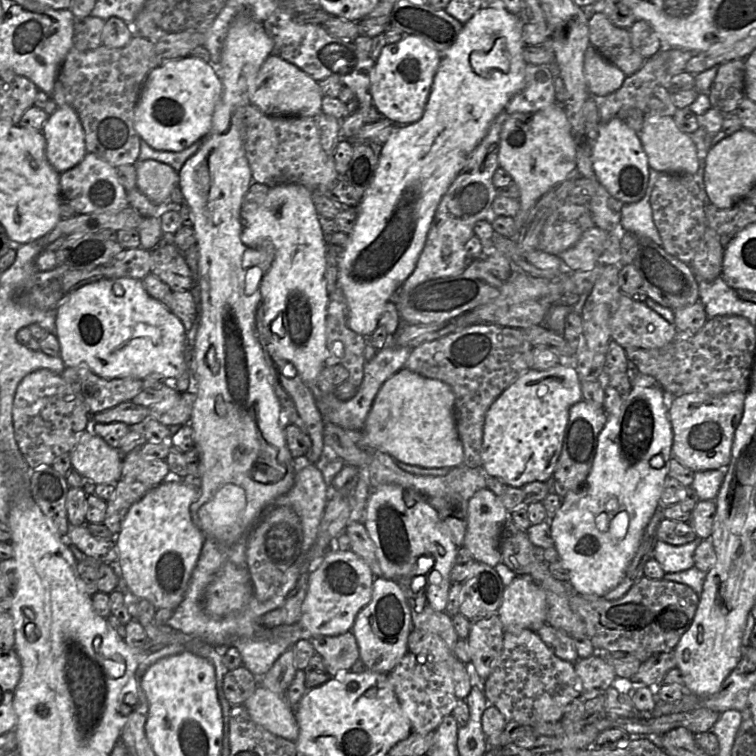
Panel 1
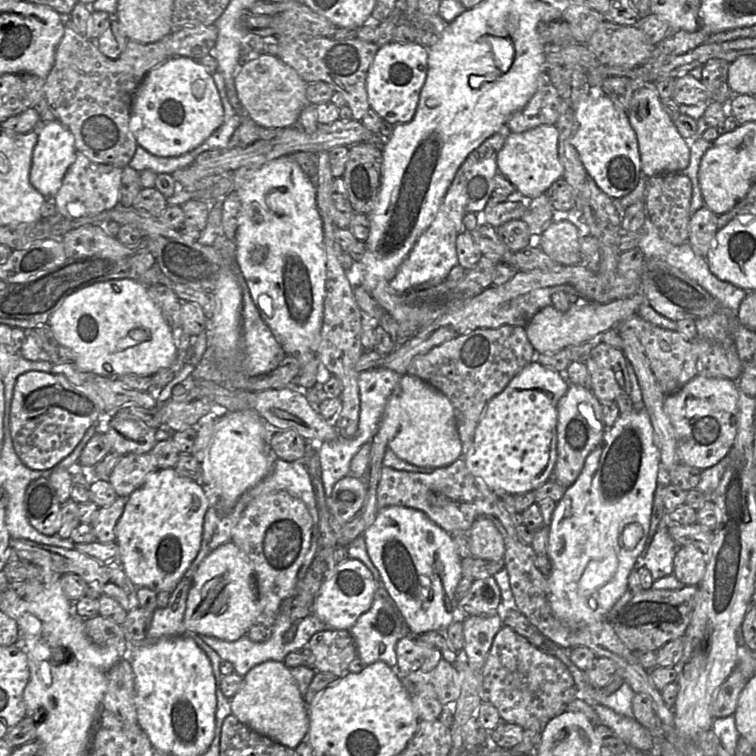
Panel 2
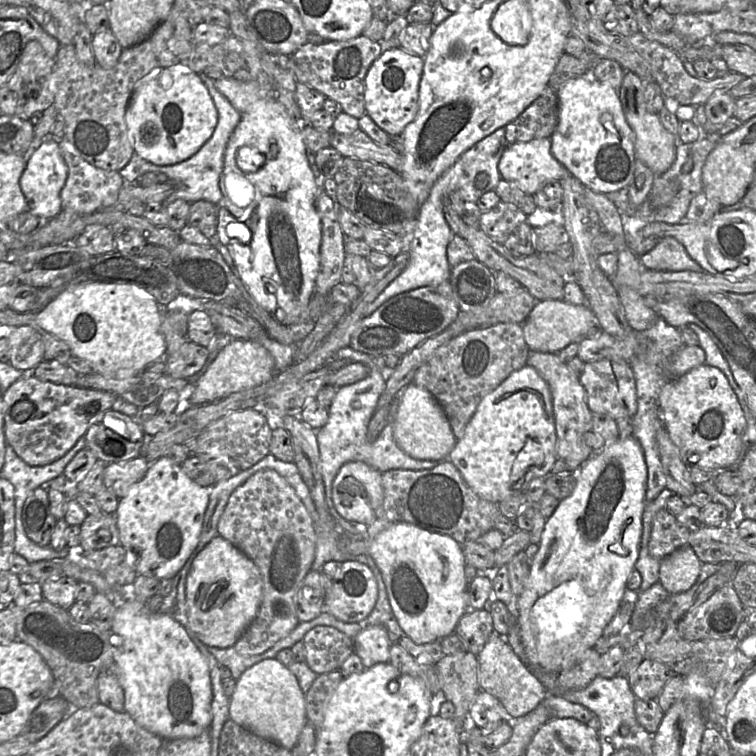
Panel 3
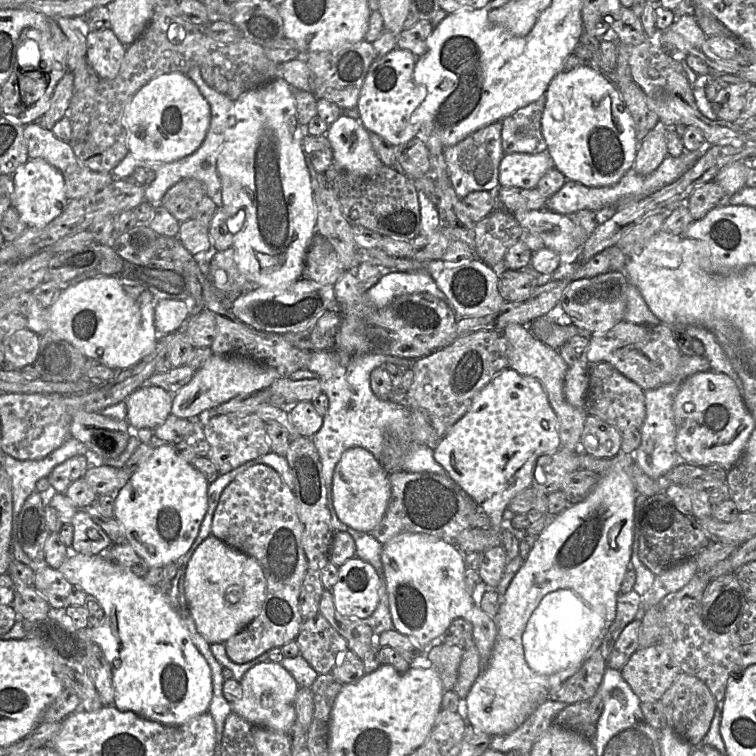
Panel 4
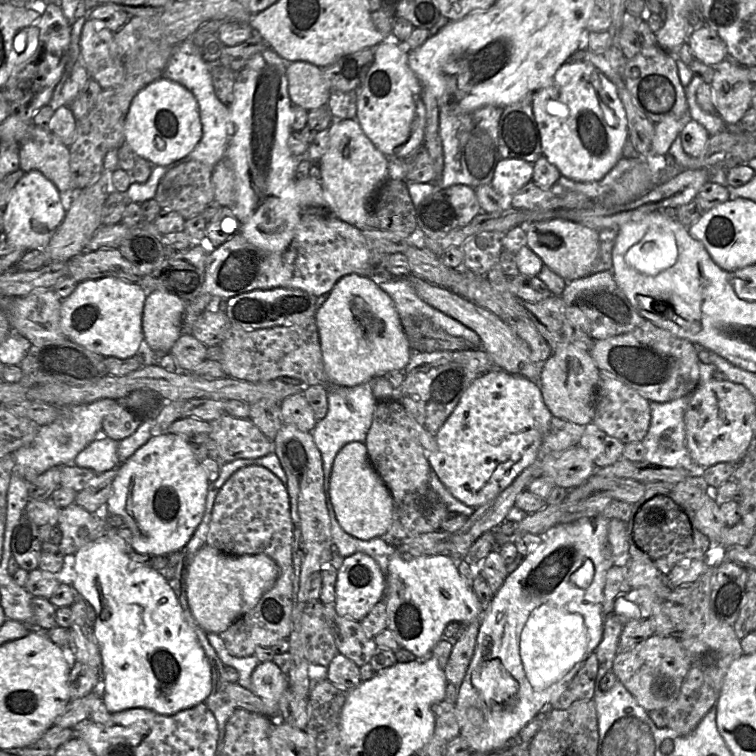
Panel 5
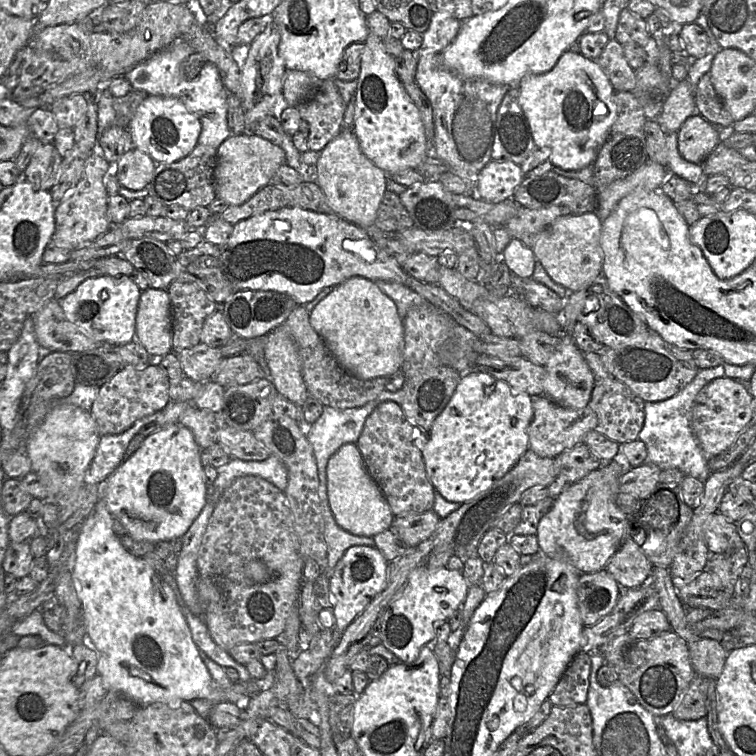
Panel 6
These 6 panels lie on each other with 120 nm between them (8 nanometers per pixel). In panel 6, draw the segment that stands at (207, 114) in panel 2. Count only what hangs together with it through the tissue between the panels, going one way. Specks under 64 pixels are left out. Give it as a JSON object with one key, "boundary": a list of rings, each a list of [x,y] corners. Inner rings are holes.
{"boundary":[[[150,95],[138,105],[128,131],[134,148],[147,153],[156,163],[172,163],[186,157],[197,146],[201,123],[195,114],[187,110],[181,100]]]}

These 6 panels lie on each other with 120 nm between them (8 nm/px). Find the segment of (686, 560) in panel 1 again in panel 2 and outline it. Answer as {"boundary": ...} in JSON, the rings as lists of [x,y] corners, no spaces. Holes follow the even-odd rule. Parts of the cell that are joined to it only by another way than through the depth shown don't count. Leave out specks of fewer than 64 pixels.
{"boundary":[[[668,512],[661,518],[656,533],[645,551],[644,555],[637,561],[640,568],[645,566],[651,572],[654,581],[673,574],[673,560],[681,545],[675,542],[669,532]]]}

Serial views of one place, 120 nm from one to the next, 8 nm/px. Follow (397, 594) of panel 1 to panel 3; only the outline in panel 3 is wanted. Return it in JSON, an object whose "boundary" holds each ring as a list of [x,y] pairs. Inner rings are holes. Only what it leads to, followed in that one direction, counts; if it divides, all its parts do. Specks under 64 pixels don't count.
{"boundary":[[[362,625],[362,629],[353,640],[355,653],[360,657],[365,668],[377,663],[389,662],[389,649],[392,643],[384,626]]]}

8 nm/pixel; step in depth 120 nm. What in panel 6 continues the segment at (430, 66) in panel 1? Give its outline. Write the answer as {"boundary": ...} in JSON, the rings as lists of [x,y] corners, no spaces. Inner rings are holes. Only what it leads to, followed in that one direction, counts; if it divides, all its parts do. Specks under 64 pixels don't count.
{"boundary":[[[369,33],[362,53],[352,131],[365,156],[388,176],[401,170],[418,170],[429,154],[420,112],[397,77],[394,58],[375,34]]]}

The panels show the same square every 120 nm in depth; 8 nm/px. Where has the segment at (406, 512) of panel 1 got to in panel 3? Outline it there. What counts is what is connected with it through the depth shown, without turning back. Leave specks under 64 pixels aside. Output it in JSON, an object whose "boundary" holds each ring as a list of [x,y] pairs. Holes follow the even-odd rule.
{"boundary":[[[397,522],[368,540],[367,552],[380,570],[391,608],[405,635],[414,642],[423,644],[440,642],[454,633],[458,621],[469,610],[462,545],[449,535],[431,532],[407,522]]]}

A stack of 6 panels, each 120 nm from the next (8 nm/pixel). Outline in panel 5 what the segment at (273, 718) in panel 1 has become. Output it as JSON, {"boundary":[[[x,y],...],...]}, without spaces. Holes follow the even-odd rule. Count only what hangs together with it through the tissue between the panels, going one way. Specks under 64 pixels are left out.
{"boundary":[[[272,661],[258,663],[251,674],[250,691],[264,701],[269,716],[278,716],[279,699],[288,688],[287,675]]]}

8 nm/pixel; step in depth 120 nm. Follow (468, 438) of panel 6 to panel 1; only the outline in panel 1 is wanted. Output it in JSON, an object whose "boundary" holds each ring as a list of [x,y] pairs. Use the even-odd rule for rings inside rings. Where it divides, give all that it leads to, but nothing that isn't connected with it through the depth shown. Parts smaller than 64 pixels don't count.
{"boundary":[[[561,362],[548,370],[532,368],[524,372],[494,401],[486,413],[481,470],[485,475],[498,478],[514,488],[522,489],[531,482],[547,482],[552,478],[561,455],[569,410],[582,400],[581,381],[572,363]]]}

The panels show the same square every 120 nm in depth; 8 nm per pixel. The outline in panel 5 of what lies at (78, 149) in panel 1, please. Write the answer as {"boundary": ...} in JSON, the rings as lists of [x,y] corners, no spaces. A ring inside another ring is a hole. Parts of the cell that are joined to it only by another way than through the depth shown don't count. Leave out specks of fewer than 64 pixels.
{"boundary":[[[30,170],[16,183],[3,213],[2,238],[21,250],[44,249],[62,223],[66,208],[56,185],[39,170]]]}

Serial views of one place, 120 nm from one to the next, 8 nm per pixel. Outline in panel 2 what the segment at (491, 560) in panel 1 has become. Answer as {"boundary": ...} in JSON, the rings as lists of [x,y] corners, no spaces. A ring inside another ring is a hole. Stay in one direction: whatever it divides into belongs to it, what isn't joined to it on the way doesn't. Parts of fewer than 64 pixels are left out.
{"boundary":[[[478,518],[469,529],[472,555],[486,560],[504,559],[504,540],[492,520]]]}

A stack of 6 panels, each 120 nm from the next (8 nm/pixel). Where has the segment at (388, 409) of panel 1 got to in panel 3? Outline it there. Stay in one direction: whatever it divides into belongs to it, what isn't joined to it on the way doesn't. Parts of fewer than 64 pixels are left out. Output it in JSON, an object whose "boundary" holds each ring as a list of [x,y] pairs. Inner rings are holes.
{"boundary":[[[413,383],[400,391],[398,397],[400,397],[400,402],[392,429],[394,439],[400,449],[417,460],[440,462],[446,460],[457,440],[444,410],[436,399],[427,390]]]}

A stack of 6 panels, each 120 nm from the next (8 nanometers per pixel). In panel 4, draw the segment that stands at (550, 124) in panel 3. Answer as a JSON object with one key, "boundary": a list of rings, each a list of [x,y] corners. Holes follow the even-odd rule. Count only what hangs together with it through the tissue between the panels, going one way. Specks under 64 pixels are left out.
{"boundary":[[[545,96],[520,108],[501,121],[501,145],[504,154],[538,154],[546,150],[541,118]]]}

